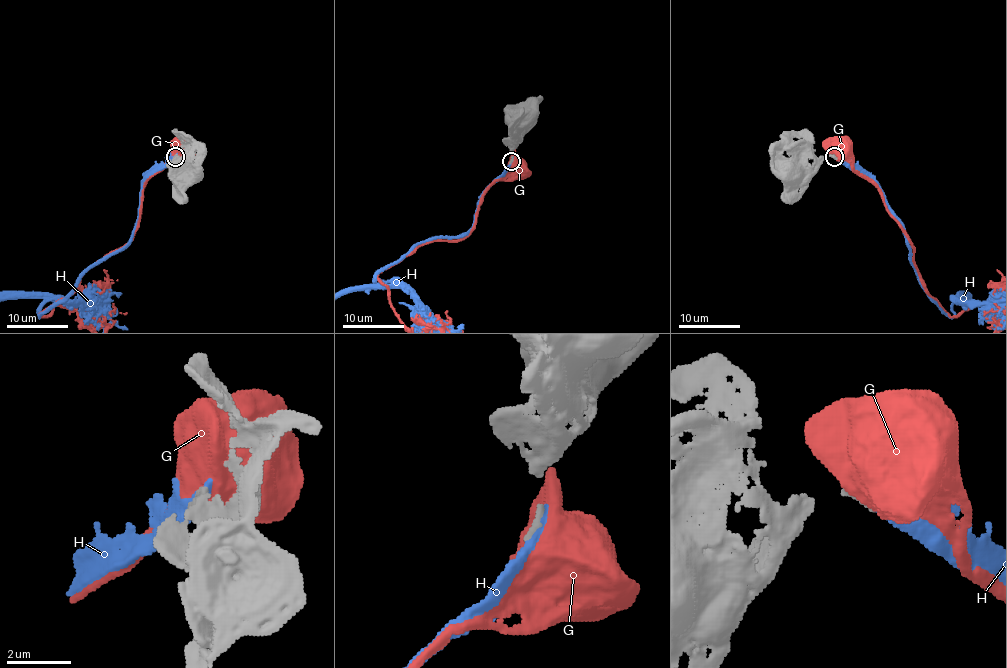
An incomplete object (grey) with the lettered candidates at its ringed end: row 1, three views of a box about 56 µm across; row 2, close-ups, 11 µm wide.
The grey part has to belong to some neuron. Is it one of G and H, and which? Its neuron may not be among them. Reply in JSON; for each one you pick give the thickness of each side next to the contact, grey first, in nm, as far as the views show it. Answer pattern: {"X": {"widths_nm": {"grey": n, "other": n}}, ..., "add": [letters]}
{"H": {"widths_nm": {"grey": 240, "other": 380}}, "add": ["H"]}

